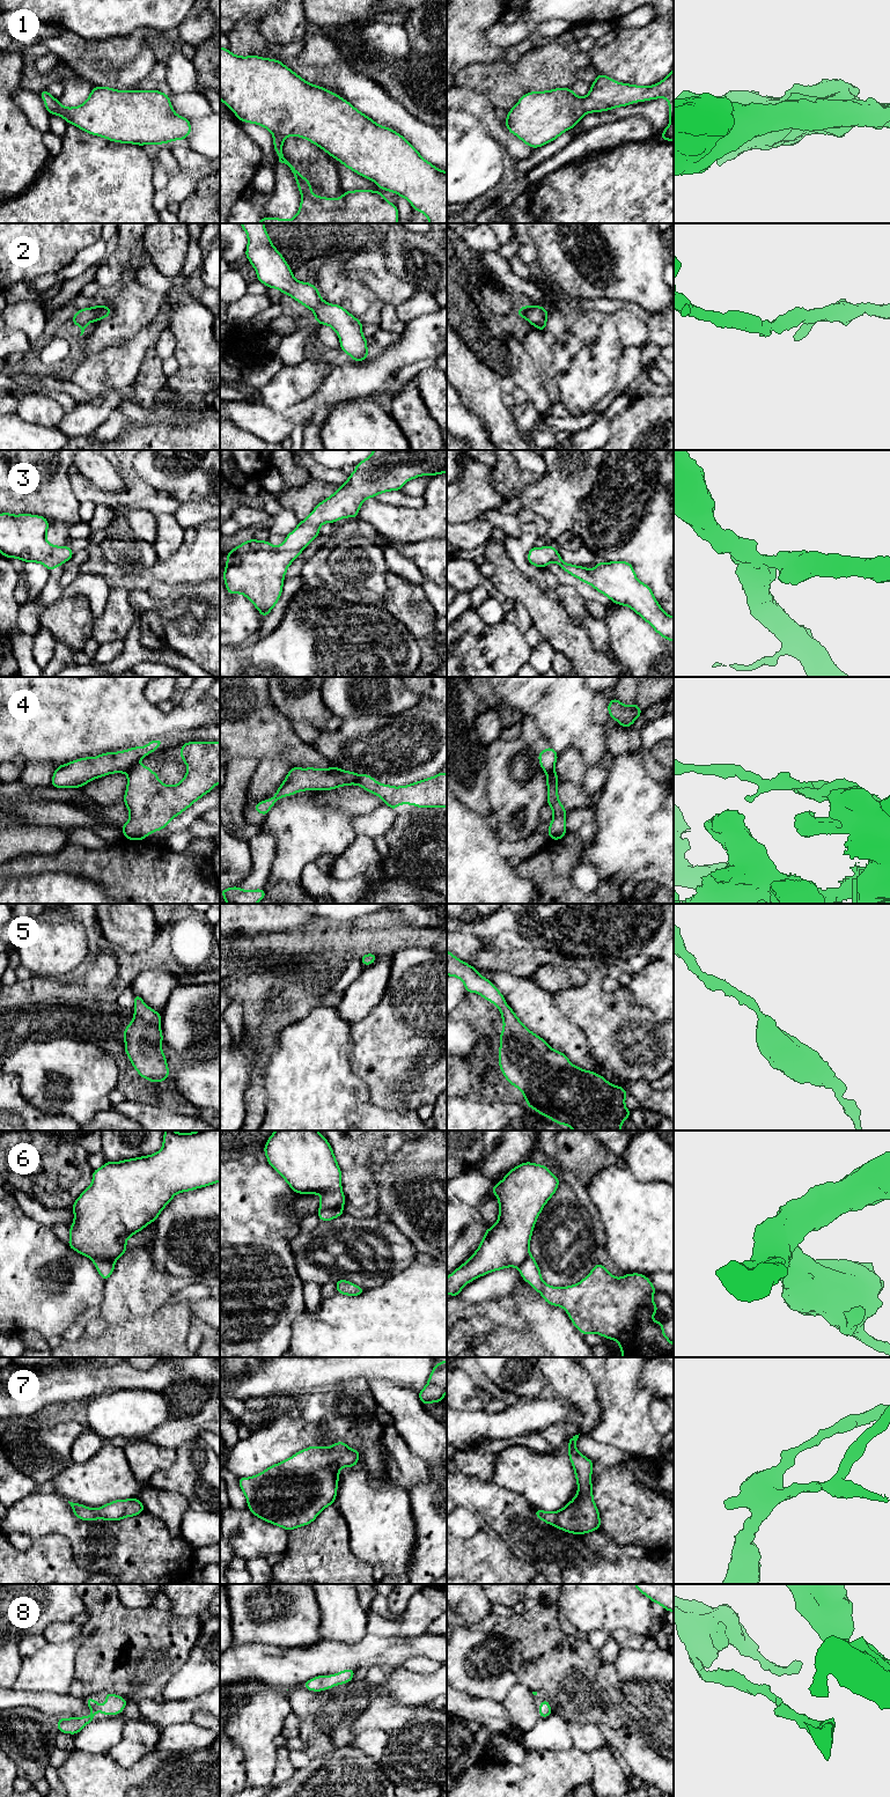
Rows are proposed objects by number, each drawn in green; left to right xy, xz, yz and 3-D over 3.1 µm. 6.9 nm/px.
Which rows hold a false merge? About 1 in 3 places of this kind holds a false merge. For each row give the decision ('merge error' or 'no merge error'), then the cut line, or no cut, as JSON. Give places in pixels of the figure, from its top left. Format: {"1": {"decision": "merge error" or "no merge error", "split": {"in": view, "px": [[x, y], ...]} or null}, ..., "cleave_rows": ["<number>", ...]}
{"1": {"decision": "no merge error", "split": null}, "2": {"decision": "no merge error", "split": null}, "3": {"decision": "no merge error", "split": null}, "4": {"decision": "merge error", "split": {"in": "xz", "px": [[361, 775], [354, 783]]}}, "5": {"decision": "no merge error", "split": null}, "6": {"decision": "merge error", "split": {"in": "xz", "px": [[341, 1208], [320, 1209]]}}, "7": {"decision": "no merge error", "split": null}, "8": {"decision": "no merge error", "split": null}, "cleave_rows": ["4", "6"]}

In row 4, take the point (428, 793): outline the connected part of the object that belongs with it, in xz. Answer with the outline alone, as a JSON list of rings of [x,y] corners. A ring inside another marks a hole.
[[[444,772],[402,787],[378,783],[369,774],[363,774],[355,785],[380,796],[384,804],[395,811],[398,804],[412,804],[419,808],[447,807],[447,773]]]

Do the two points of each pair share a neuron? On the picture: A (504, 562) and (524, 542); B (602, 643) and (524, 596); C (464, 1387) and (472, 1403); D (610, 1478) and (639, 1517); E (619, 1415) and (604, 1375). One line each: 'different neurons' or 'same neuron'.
A: different neurons
B: different neurons
C: same neuron
D: same neuron
E: same neuron

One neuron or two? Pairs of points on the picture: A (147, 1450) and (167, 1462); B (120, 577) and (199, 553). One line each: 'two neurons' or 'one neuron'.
A: one neuron
B: one neuron

